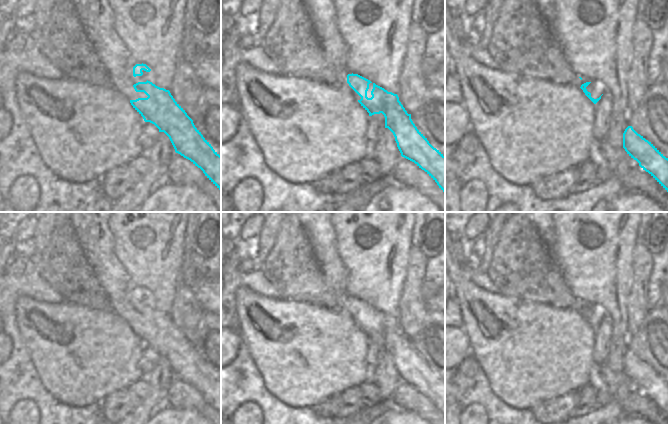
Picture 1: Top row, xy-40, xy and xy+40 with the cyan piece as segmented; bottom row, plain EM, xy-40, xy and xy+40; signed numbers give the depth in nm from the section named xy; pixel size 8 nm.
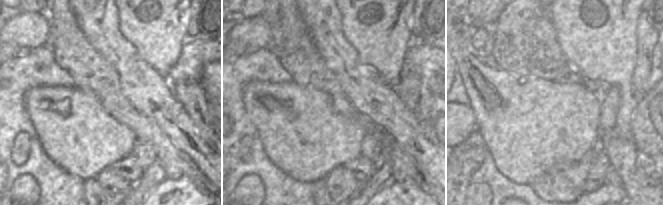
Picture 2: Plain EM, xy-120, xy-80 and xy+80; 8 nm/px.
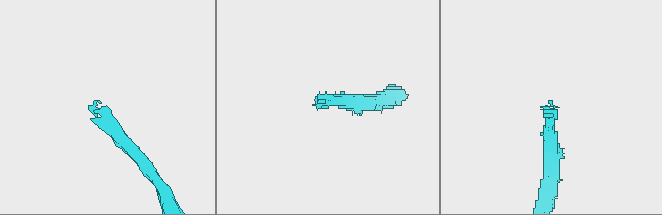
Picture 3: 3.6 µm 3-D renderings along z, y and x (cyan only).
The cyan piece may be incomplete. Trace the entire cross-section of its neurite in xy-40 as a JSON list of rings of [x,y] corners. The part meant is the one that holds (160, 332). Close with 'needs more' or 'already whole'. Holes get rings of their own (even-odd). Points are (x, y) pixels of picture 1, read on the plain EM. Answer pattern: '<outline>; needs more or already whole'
[[[70,212],[69,222],[71,223],[77,239],[85,253],[85,257],[91,265],[101,287],[105,291],[110,303],[111,310],[127,322],[133,332],[143,341],[145,346],[154,348],[159,356],[164,356],[170,363],[175,376],[190,384],[200,392],[205,400],[221,414],[221,380],[213,373],[211,368],[203,361],[195,351],[193,344],[185,334],[175,325],[169,314],[160,312],[147,304],[151,293],[141,286],[134,286],[131,279],[115,255],[115,241],[109,229],[109,217],[113,212]]]; needs more

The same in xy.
[[[297,212],[297,215],[325,281],[339,297],[339,310],[347,312],[369,340],[382,337],[385,352],[393,357],[401,380],[424,394],[445,416],[445,380],[417,353],[398,319],[347,293],[348,271],[337,253],[332,213]]]; needs more

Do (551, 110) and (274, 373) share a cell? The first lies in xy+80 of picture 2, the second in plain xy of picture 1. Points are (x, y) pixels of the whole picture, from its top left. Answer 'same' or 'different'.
same

